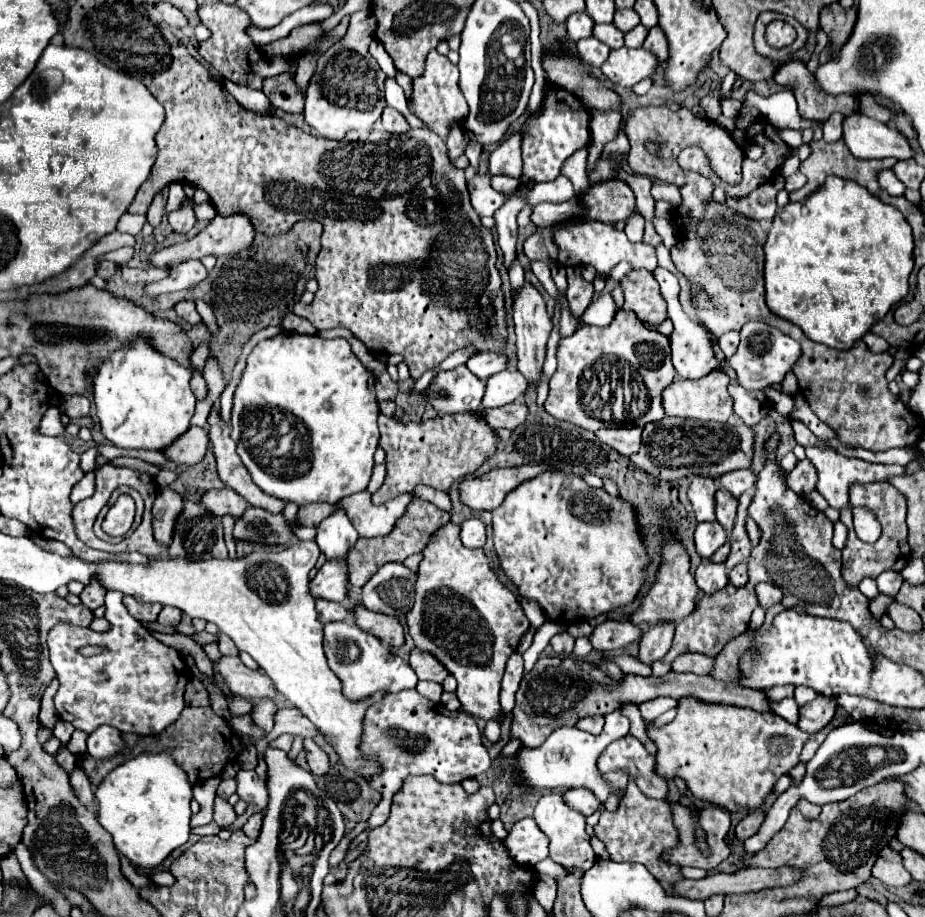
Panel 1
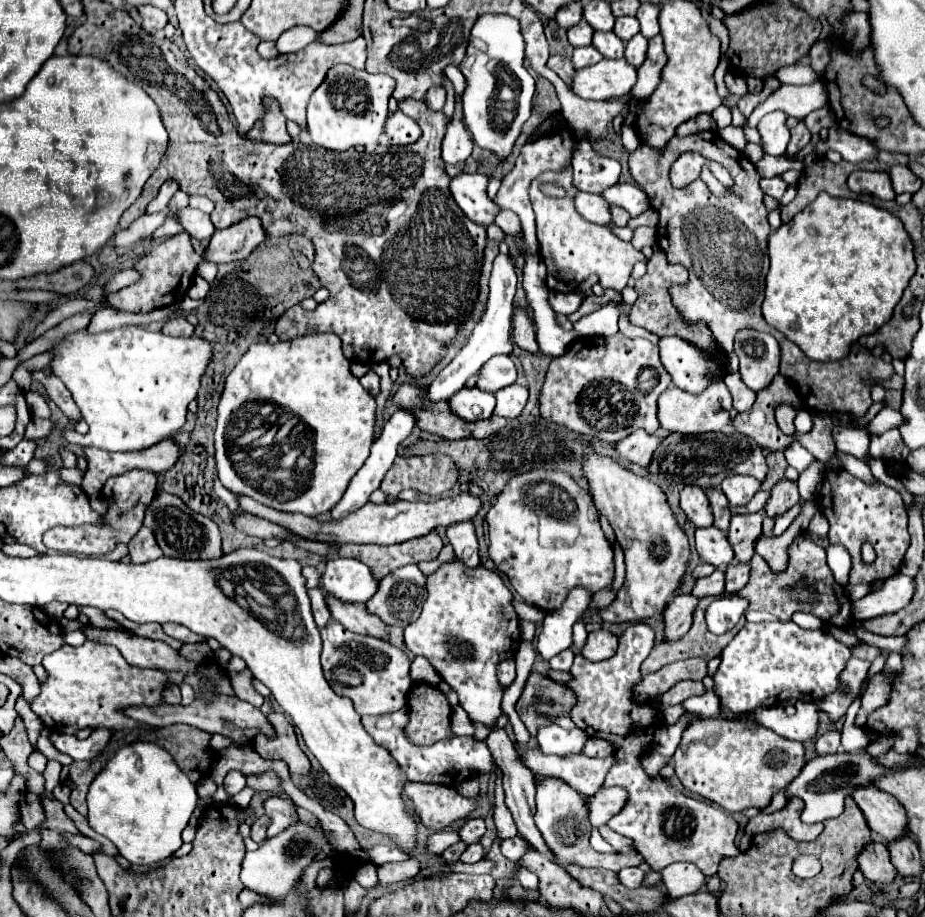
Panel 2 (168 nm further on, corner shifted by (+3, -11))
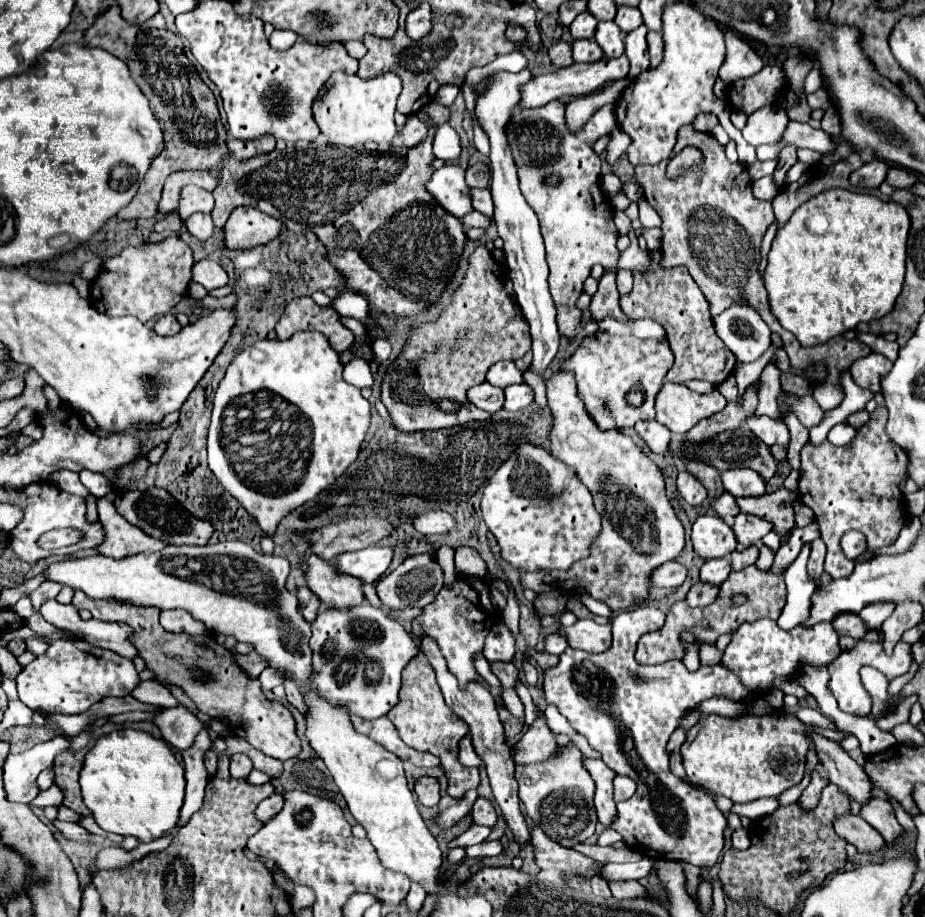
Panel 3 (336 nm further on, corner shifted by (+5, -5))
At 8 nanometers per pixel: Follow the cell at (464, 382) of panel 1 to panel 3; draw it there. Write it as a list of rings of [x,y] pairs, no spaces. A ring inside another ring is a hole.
[[[482,383],[482,385],[476,385],[468,391],[468,399],[488,411],[488,413],[496,413],[502,409],[502,401],[504,401],[504,391],[500,387],[494,387],[490,383]]]

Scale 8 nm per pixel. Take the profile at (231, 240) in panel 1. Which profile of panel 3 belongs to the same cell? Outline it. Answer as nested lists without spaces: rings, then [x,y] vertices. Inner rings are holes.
[[[238,207],[228,217],[224,227],[224,241],[230,249],[250,249],[266,245],[282,233],[282,221],[254,209]]]

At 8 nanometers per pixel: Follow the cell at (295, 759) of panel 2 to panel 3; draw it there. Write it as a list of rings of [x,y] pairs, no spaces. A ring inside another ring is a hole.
[[[74,591],[72,605],[76,609],[88,609],[94,619],[102,621],[124,621],[132,627],[130,641],[138,649],[138,655],[144,659],[146,669],[156,675],[158,683],[168,683],[180,687],[208,717],[228,719],[230,731],[250,741],[252,747],[260,749],[262,753],[276,757],[280,761],[292,759],[300,753],[300,739],[296,735],[296,721],[292,713],[276,701],[268,701],[260,689],[260,681],[250,679],[250,675],[236,663],[234,655],[216,643],[210,631],[204,635],[190,635],[190,633],[170,633],[162,629],[158,623],[158,609],[154,607],[136,607],[136,605],[118,605],[118,601],[94,601],[84,593]],[[188,667],[208,667],[214,675],[214,683],[196,683],[190,679]],[[250,731],[250,733],[248,733]],[[250,737],[250,739],[248,739]]]

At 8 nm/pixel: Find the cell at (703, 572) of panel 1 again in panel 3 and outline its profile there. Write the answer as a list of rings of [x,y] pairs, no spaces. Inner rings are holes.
[[[728,557],[708,559],[700,569],[700,579],[704,583],[710,583],[710,585],[722,585],[722,581],[726,581],[730,571],[732,571],[732,567],[730,567],[730,559]]]

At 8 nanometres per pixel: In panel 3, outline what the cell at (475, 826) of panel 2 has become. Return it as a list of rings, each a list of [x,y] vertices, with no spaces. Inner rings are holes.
[[[478,797],[476,803],[474,803],[474,809],[472,809],[472,821],[476,825],[494,827],[496,825],[496,809],[494,809],[494,805],[488,799]]]

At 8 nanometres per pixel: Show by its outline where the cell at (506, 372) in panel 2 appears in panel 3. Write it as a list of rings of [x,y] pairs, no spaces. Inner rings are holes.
[[[500,361],[500,363],[494,363],[490,367],[490,371],[486,375],[486,381],[490,385],[496,385],[496,387],[504,389],[504,387],[514,385],[514,383],[524,383],[524,375],[512,361]]]

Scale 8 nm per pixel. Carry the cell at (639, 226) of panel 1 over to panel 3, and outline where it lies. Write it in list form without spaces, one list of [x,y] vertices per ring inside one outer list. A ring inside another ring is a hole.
[[[640,201],[640,221],[644,227],[660,227],[662,223],[660,215],[646,201]]]

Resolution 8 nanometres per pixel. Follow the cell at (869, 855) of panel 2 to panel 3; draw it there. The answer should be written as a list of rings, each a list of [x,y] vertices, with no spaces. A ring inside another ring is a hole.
[[[848,813],[848,815],[836,817],[832,821],[832,825],[840,837],[844,837],[848,843],[856,845],[856,849],[862,853],[864,851],[878,851],[884,845],[882,835],[870,823],[866,823],[860,815]]]

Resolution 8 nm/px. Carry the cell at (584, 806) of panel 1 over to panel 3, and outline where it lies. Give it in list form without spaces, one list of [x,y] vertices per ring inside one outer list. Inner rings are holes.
[[[618,775],[614,779],[614,801],[624,801],[624,799],[630,799],[632,793],[636,791],[636,783],[630,779],[630,777],[622,777]]]

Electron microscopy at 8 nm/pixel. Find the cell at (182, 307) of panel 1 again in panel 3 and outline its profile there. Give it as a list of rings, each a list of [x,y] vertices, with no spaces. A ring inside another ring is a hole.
[[[166,313],[166,315],[162,315],[158,321],[156,321],[156,325],[154,325],[154,331],[158,333],[158,335],[172,335],[172,333],[178,333],[182,327],[180,327],[180,323],[176,321],[176,317],[172,315],[172,313]]]

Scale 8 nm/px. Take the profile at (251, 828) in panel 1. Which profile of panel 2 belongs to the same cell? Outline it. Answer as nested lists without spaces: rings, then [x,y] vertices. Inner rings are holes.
[[[260,817],[252,823],[252,831],[250,831],[250,837],[256,841],[256,843],[262,843],[266,839],[266,829],[268,829],[268,817]]]

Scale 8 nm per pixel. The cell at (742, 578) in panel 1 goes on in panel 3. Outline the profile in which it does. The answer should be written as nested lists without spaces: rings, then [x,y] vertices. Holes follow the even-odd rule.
[[[752,545],[752,547],[746,547],[746,549],[736,549],[732,553],[732,569],[738,571],[738,569],[744,569],[748,565],[754,565],[754,561],[758,559],[758,549]]]

